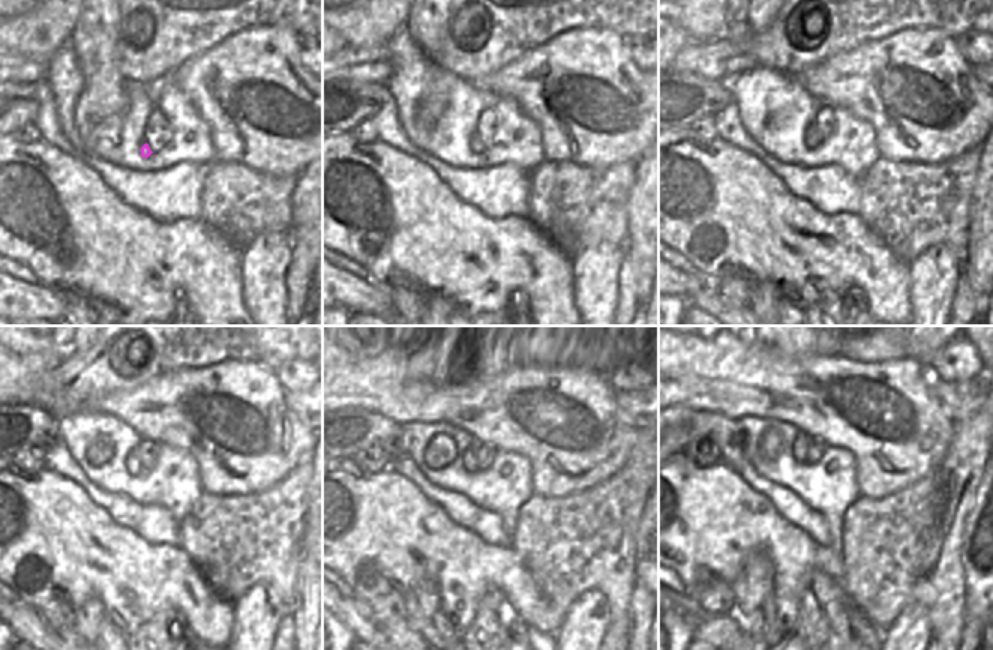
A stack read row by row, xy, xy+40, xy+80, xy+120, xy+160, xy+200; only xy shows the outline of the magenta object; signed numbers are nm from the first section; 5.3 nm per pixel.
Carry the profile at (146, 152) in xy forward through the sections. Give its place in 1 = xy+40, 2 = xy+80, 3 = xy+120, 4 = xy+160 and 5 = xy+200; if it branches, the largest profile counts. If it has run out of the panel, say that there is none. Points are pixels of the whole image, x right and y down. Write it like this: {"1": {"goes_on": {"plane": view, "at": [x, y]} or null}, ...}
{"1": {"goes_on": {"plane": "xy+40", "at": [477, 146]}}, "2": {"goes_on": {"plane": "xy+80", "at": [812, 138]}}, "3": {"goes_on": {"plane": "xy+120", "at": [132, 463]}}, "4": {"goes_on": {"plane": "xy+160", "at": [468, 461]}}, "5": {"goes_on": {"plane": "xy+200", "at": [801, 442]}}}

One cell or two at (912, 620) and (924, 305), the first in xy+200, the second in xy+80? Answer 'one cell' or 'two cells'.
one cell

